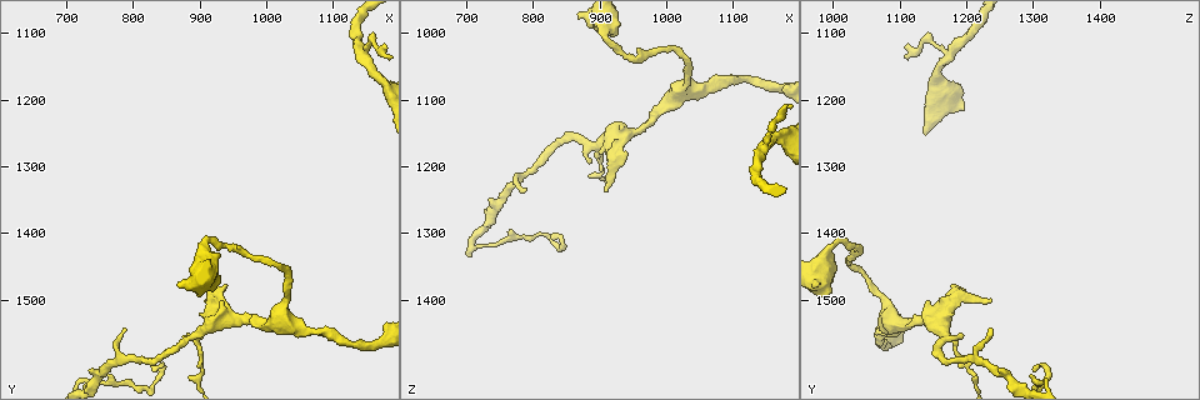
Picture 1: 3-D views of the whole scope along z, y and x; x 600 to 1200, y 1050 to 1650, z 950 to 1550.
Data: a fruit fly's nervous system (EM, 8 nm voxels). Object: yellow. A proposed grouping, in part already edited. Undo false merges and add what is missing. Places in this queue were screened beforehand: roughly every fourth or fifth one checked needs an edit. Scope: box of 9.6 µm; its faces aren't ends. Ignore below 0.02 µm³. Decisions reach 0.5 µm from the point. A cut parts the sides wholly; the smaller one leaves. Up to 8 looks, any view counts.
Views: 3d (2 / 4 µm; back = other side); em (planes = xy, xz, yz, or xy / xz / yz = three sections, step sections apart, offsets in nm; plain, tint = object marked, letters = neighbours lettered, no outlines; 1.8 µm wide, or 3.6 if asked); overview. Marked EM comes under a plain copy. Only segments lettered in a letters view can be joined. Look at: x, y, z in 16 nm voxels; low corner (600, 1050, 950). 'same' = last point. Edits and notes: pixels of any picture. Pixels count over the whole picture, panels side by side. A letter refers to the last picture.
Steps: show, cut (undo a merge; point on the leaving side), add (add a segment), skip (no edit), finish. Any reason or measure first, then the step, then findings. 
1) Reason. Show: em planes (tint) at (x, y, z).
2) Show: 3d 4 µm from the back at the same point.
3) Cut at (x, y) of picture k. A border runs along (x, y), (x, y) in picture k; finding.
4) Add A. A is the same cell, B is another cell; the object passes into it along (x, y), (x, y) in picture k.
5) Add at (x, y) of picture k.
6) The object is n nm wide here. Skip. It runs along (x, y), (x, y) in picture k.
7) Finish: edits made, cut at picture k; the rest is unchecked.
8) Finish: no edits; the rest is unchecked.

End of a long branch. Show: 3d 4 µm at (825, 1600, 1300).

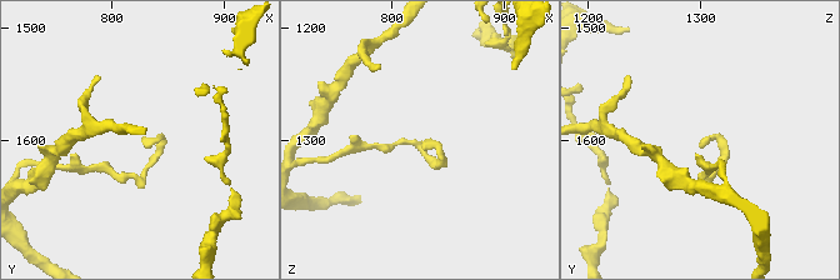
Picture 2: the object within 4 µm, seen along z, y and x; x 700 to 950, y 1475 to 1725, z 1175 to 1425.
Shape alone is not enough. Show: em yz step 4 (letters) at (828, 1604, 1304).

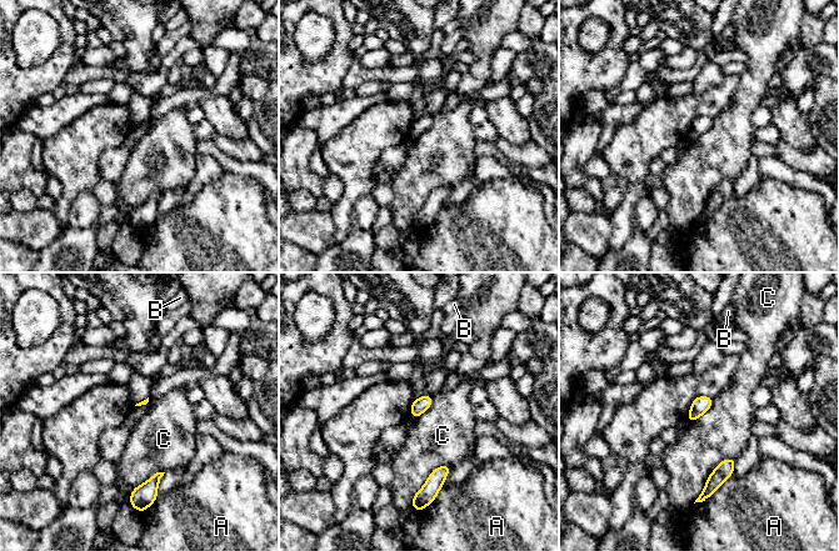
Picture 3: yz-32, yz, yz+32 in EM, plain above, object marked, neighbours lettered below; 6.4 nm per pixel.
Skip. A, B and C are other cells; a border runs along (735, 457), (712, 471), (695, 499) in picture 3; no lettered segment goes on from it.

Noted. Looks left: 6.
Three-way junction. Show: em xy step 16 (tint) at (900, 1570, 1180).

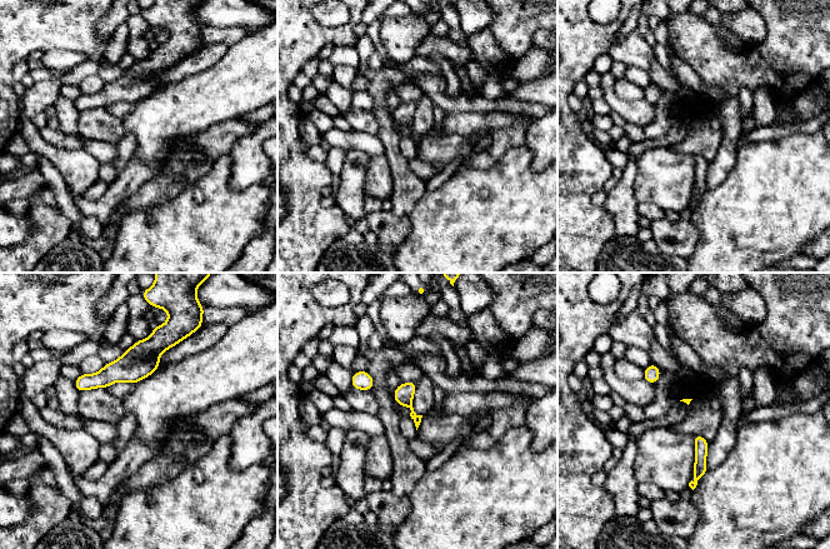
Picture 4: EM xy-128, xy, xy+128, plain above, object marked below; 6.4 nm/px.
Show: em xy step 16 (letters) at the same point.

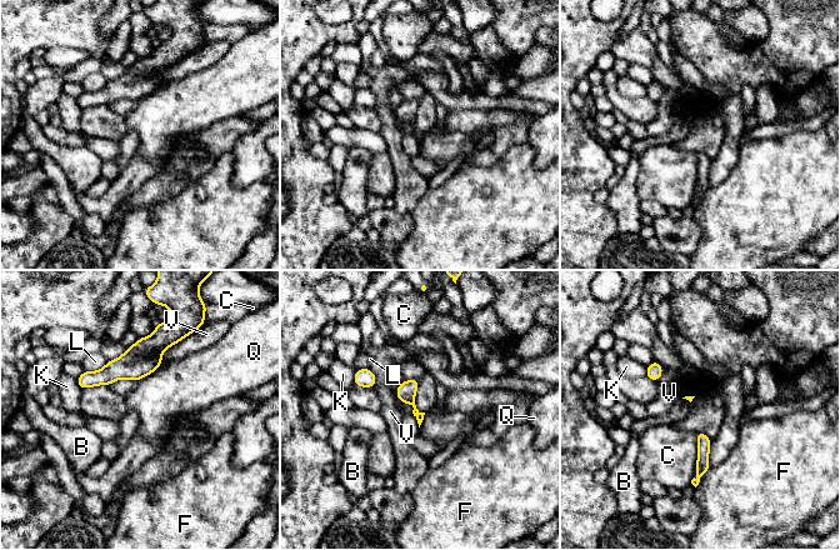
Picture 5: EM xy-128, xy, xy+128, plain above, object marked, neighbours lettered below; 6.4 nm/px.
The object is 20 nm wide here; the longest contact is with V, 200 nm. Skip. B, C, F, K, L, Q and V are other cells; all the same cell.

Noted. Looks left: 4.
A narrow waist. Show: 3d 4 µm at (1145, 1130, 1175).

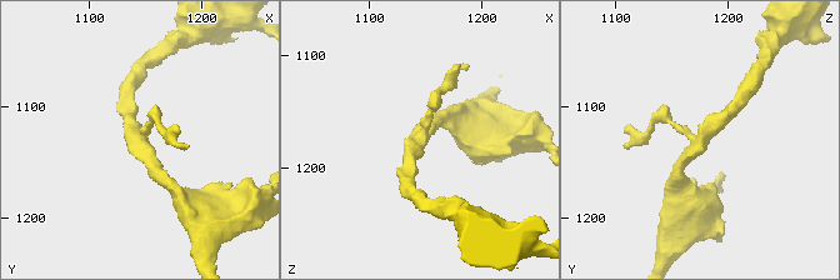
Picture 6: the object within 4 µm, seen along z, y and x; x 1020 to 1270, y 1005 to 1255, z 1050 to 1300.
Now the EM. Show: em planes (letters) at (1146, 1132, 1176).

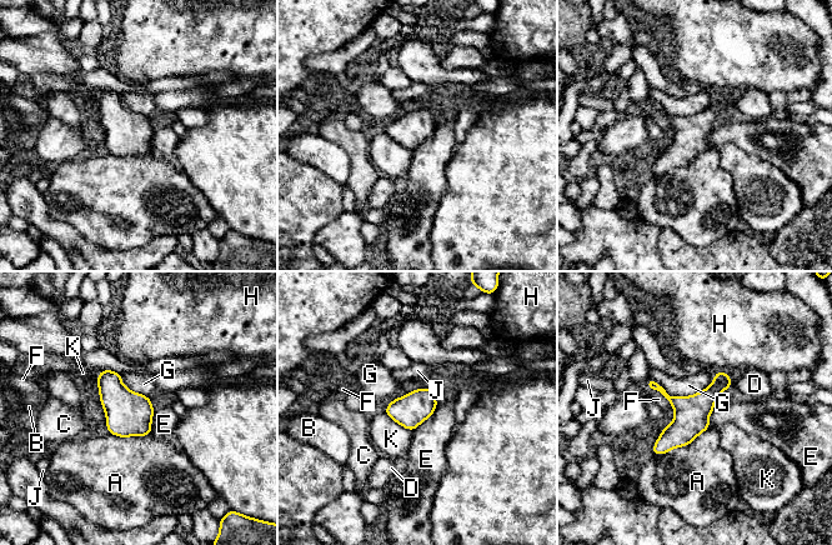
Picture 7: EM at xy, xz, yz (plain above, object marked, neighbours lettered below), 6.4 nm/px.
Skip. A, B, C, D, E, F, G, H, J and K are other cells; it runs along (723, 375), (722, 381), (656, 451) in picture 7; one cell here.

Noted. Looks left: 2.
Finish: no edits; the rest is unchecked.

